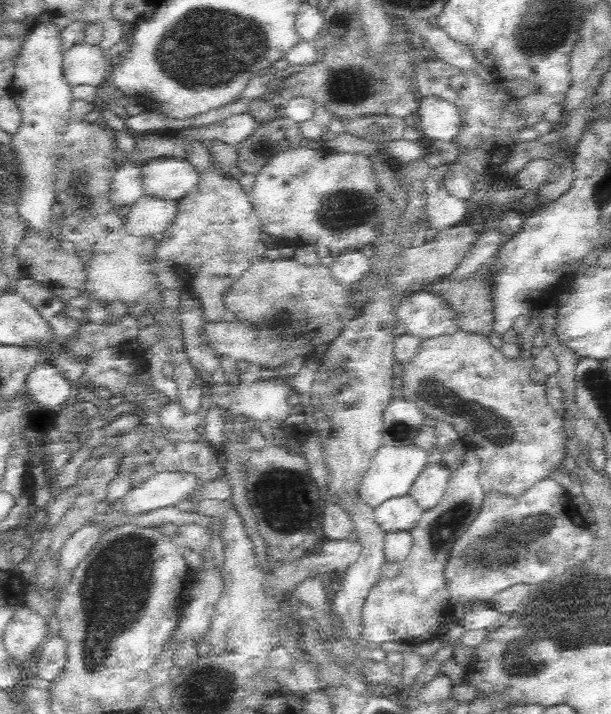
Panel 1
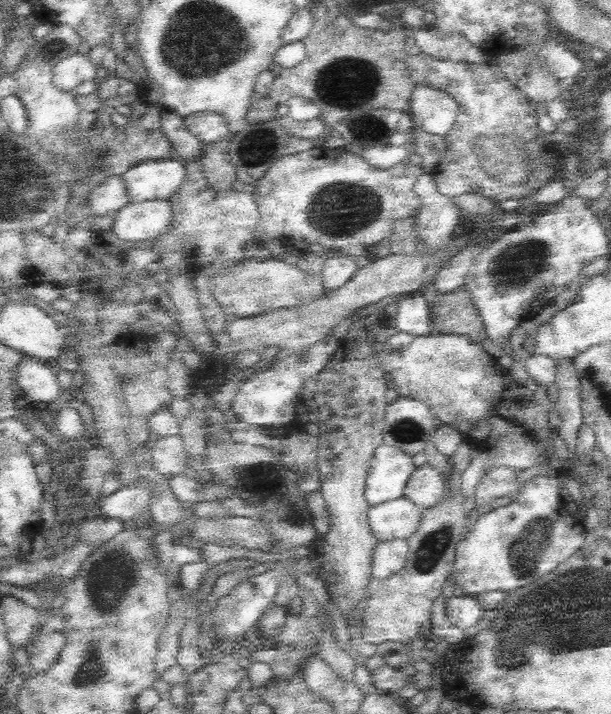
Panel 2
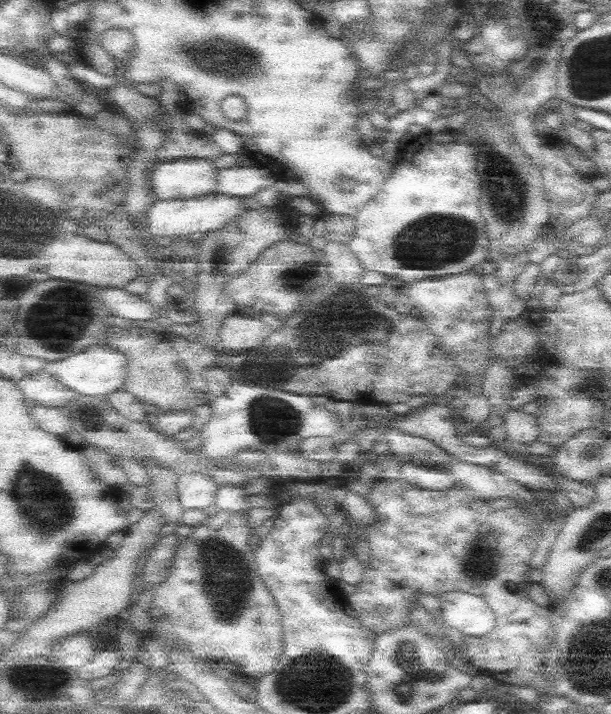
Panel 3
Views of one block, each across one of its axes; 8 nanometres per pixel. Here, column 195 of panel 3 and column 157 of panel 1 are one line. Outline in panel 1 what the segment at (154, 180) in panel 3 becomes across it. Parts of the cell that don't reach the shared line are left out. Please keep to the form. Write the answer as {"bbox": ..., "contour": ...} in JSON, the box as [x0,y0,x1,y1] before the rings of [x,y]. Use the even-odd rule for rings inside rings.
{"bbox":[142,158,200,202],"contour":[[[176,158],[148,160],[142,164],[142,172],[146,196],[174,202],[188,196],[200,180],[200,172],[190,164],[190,160]]]}

